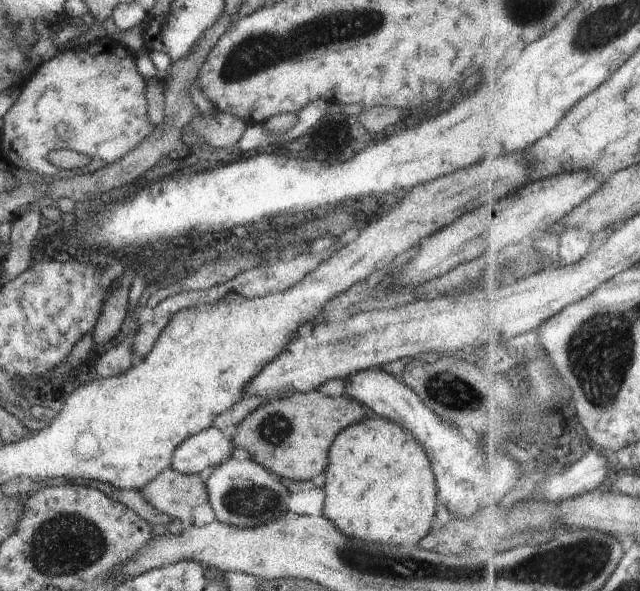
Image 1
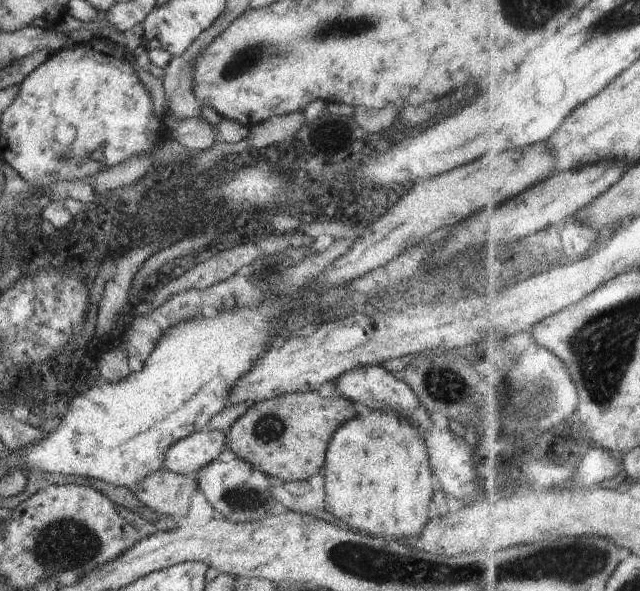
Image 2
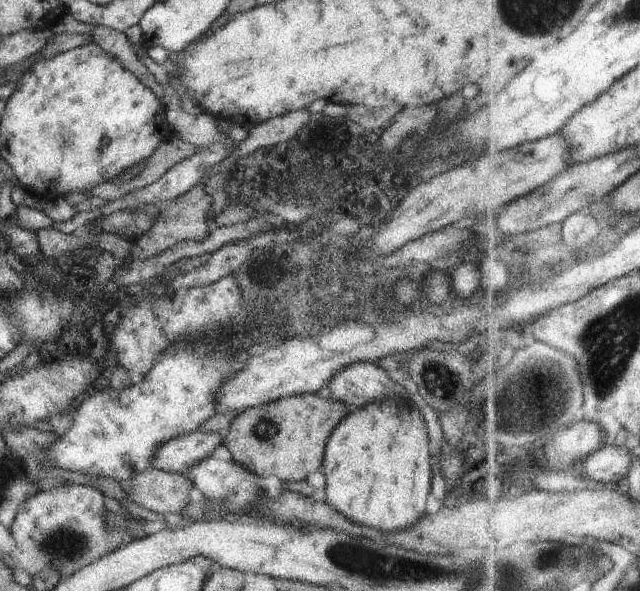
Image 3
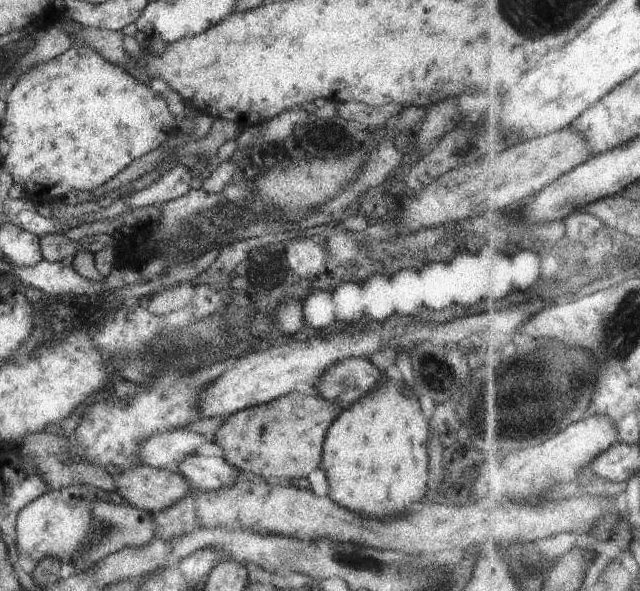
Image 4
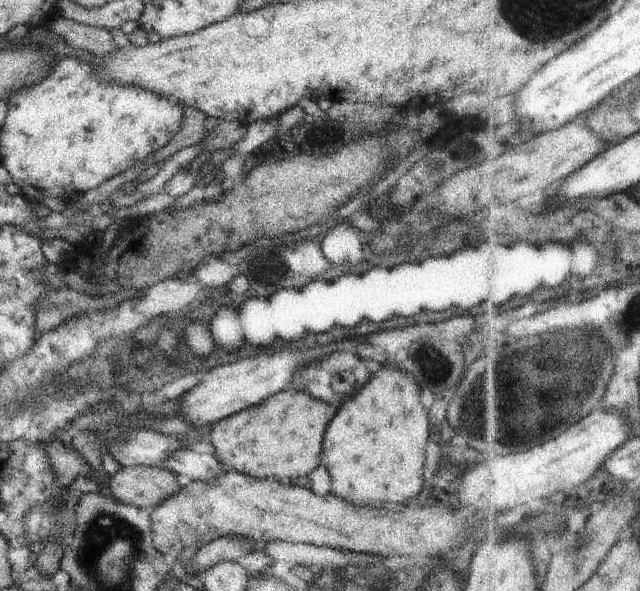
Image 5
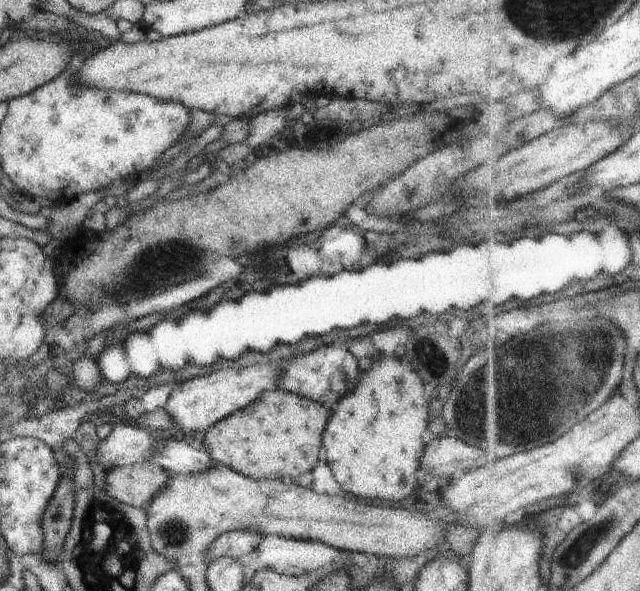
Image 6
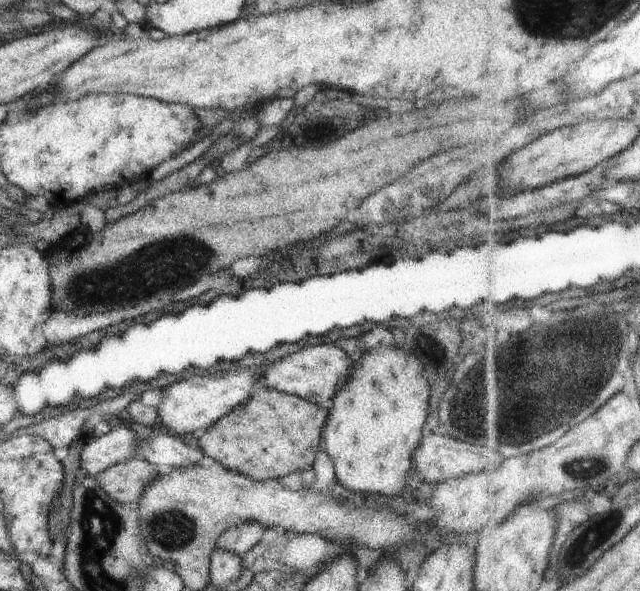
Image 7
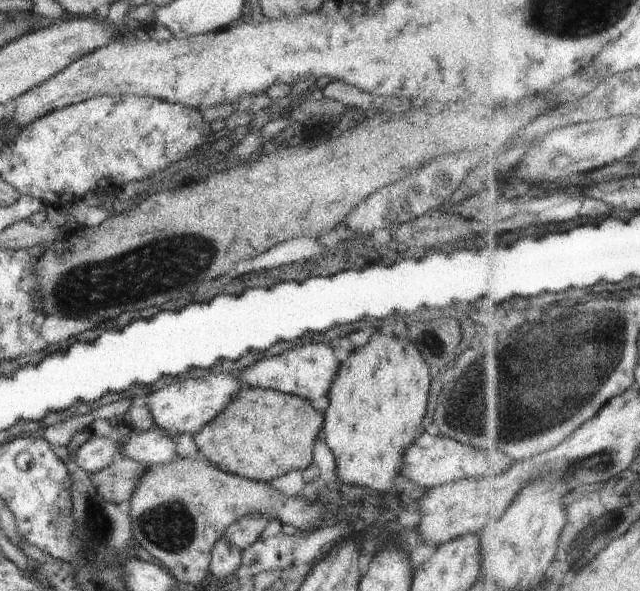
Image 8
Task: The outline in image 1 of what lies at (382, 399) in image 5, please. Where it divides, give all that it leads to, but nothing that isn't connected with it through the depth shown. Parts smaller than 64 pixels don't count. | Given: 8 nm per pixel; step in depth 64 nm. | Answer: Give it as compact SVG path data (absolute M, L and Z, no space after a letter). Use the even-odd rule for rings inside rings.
M366 417L344 427L332 441L326 468L323 514L343 534L381 545L414 546L434 525L439 500L427 454L414 435L398 423L384 417Z

